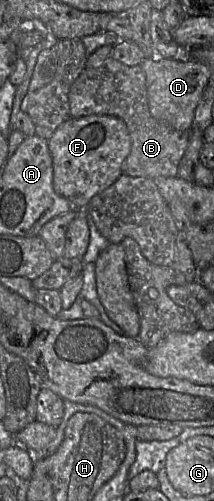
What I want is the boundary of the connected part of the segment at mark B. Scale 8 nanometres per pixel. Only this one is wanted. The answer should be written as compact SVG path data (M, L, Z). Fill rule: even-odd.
M110 56L96 67L85 68L71 85L68 98L70 115L73 118L112 115L125 122L131 138L131 151L122 164L123 174L150 178L178 176L178 165L186 150L189 132L175 130L151 115L147 99L146 76L140 64L128 66Z

